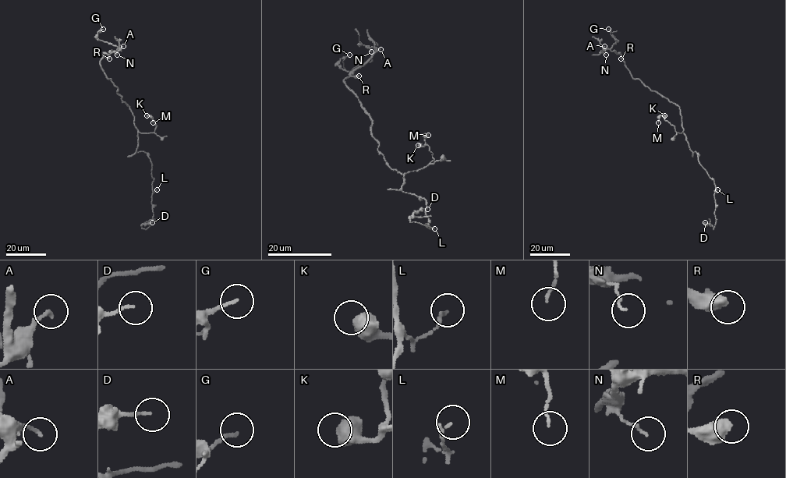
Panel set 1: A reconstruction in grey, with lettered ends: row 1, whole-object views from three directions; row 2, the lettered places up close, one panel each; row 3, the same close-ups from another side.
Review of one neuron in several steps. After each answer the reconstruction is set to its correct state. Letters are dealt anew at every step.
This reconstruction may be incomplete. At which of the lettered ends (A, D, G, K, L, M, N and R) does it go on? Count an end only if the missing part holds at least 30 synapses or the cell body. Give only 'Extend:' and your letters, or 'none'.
Extend: none

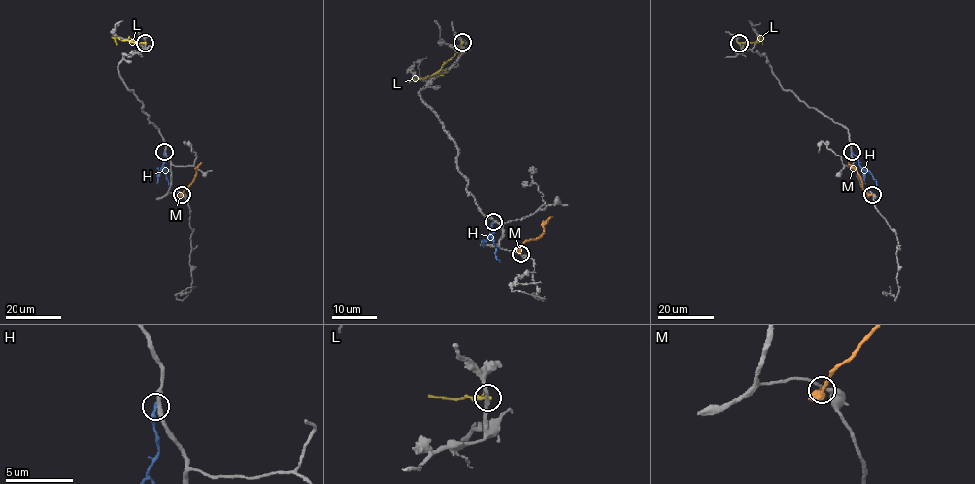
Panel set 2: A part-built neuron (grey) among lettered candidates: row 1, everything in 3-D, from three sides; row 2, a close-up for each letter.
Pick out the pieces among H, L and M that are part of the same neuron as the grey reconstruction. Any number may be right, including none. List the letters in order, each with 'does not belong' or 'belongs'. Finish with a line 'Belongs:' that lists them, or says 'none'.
H: does not belong
L: does not belong
M: does not belong
Belongs: none

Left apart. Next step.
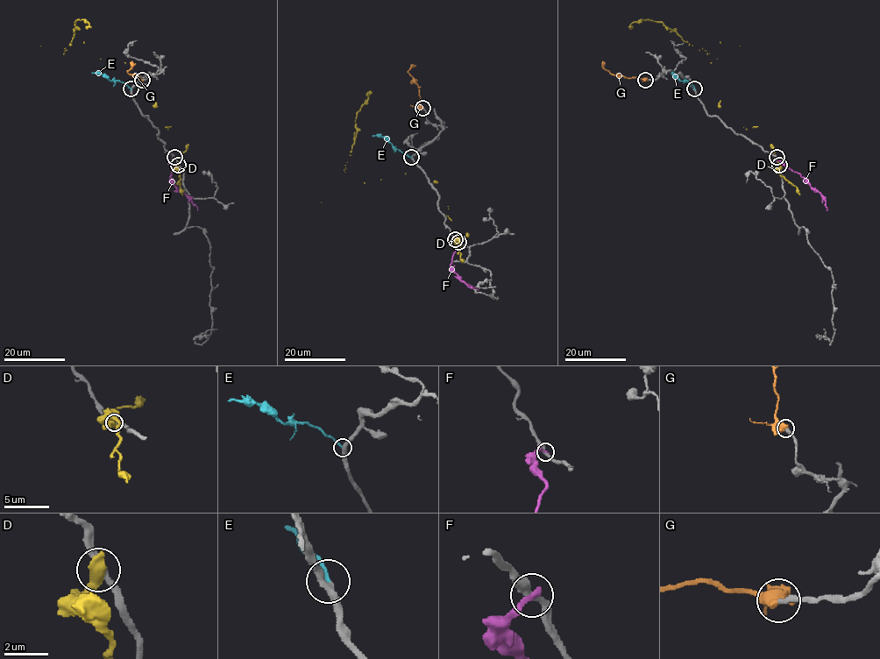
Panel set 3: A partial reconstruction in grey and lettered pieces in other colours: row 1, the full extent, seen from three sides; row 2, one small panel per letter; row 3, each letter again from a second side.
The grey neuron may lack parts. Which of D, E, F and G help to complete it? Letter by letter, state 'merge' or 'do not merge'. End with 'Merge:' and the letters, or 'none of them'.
D: do not merge
E: merge
F: do not merge
G: merge
Merge: E, G

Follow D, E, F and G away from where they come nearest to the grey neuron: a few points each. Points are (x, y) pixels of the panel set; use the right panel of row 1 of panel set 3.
D: (779, 165), (758, 126), (720, 107), (711, 63), (720, 42), (689, 45), (661, 22), (632, 28)
E: (694, 89), (688, 81), (681, 81), (673, 73)
F: (776, 157), (777, 161), (798, 172), (821, 194), (826, 210)
G: (645, 80), (613, 75), (603, 67), (602, 61)

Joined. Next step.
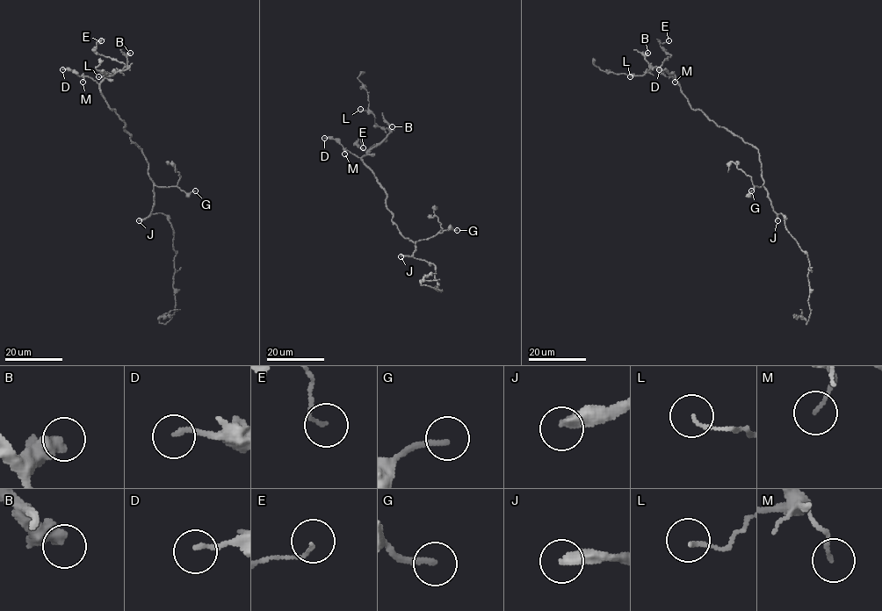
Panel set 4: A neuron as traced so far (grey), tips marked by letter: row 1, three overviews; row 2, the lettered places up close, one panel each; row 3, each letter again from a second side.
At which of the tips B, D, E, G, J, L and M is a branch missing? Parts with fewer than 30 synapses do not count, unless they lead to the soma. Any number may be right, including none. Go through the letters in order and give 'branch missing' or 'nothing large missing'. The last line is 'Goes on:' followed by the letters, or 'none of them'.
B: nothing large missing
D: nothing large missing
E: nothing large missing
G: branch missing
J: branch missing
L: nothing large missing
M: nothing large missing
Goes on: G, J

